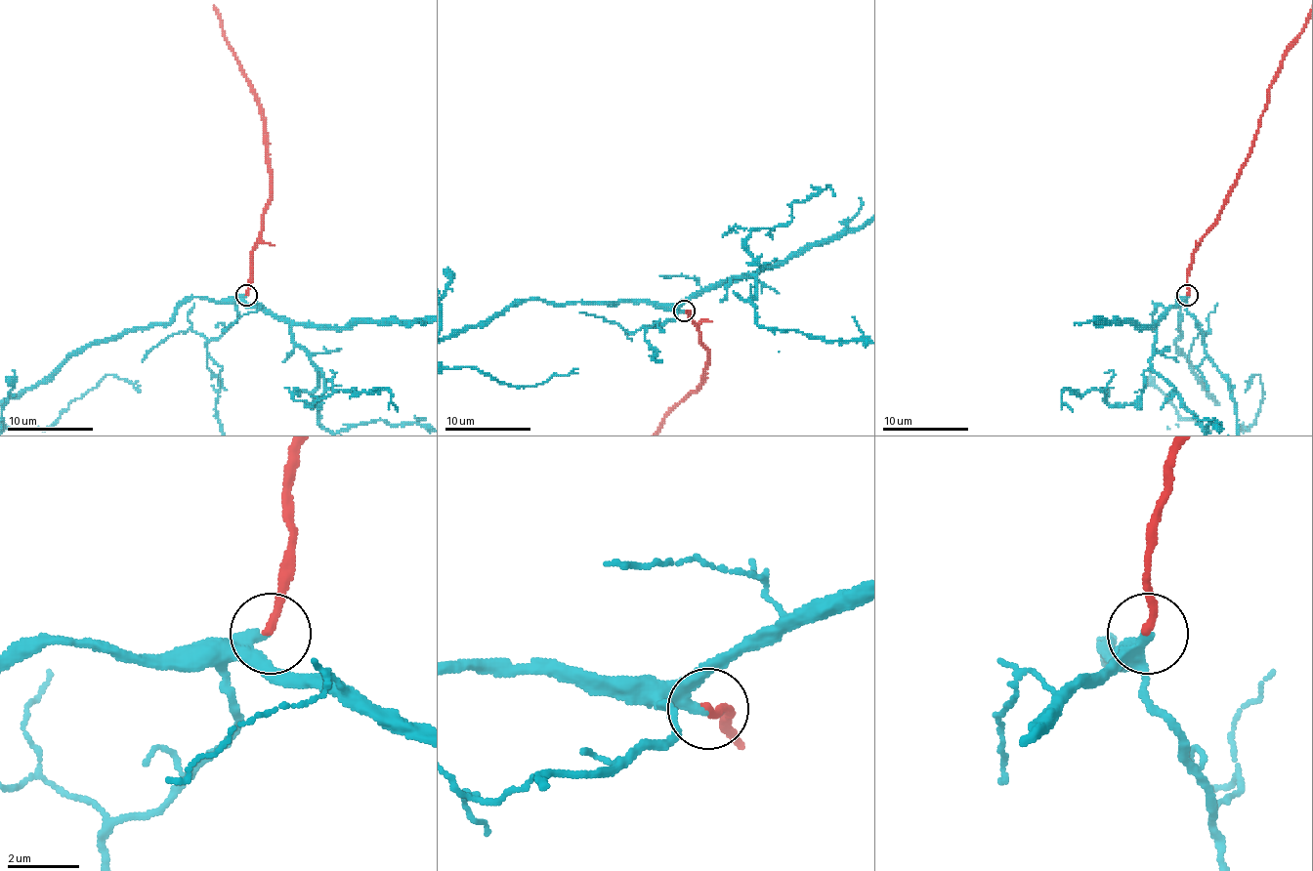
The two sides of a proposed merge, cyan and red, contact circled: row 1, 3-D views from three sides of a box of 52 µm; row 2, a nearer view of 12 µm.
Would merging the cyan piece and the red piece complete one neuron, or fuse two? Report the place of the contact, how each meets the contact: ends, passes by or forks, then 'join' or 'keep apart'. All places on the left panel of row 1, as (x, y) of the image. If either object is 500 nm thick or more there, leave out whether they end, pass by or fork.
(246, 295) | cyan ends | red ends | keep apart

